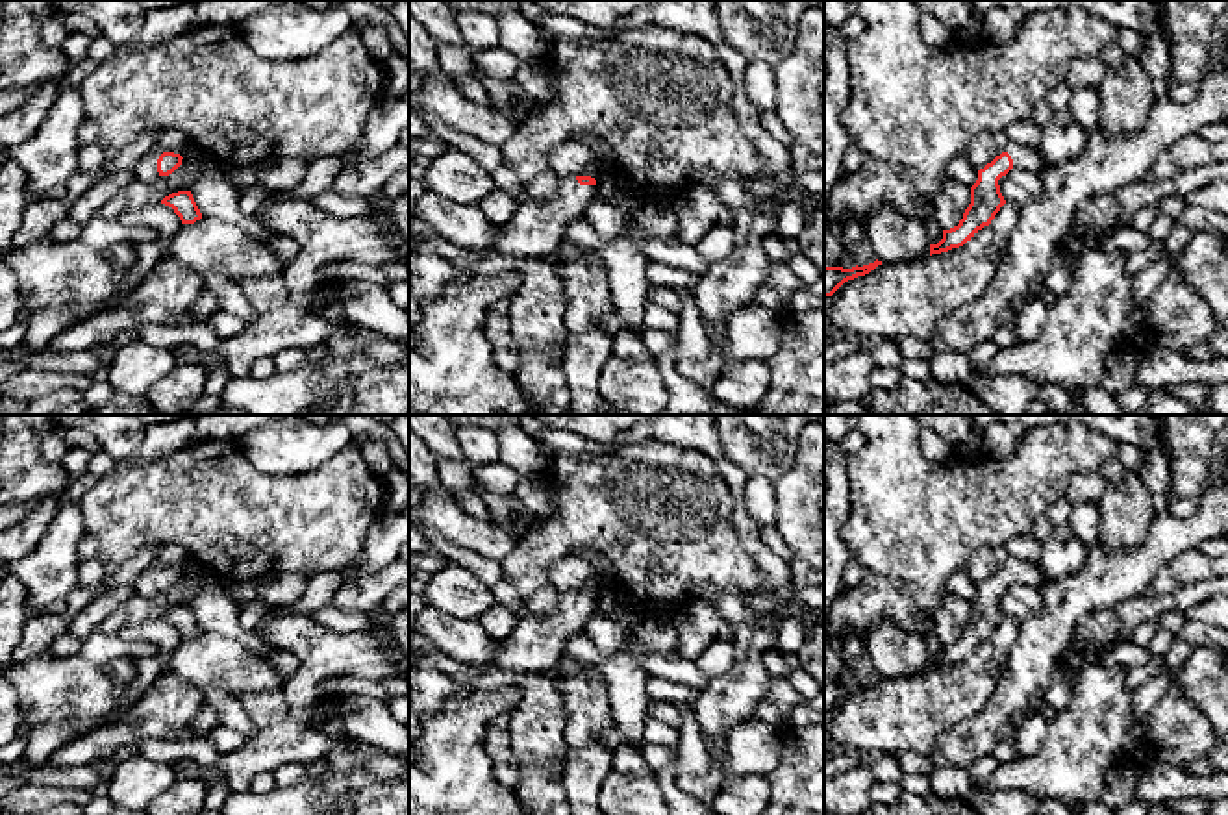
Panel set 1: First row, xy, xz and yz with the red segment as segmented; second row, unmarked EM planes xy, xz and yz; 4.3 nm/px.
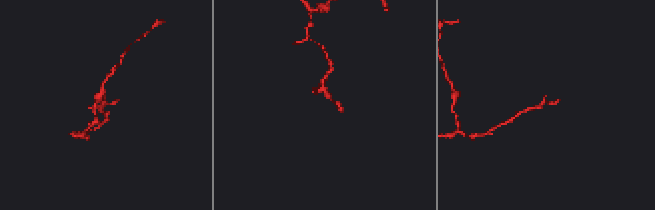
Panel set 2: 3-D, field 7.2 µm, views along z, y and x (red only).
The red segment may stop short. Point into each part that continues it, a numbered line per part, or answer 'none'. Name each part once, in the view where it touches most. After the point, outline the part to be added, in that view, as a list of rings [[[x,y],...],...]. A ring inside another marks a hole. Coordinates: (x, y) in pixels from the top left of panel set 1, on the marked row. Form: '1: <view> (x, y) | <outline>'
1: xy (147, 169) | [[[152,148],[148,154],[144,154],[143,159],[133,169],[135,180],[141,180],[144,183],[159,180],[161,176],[157,172],[157,159],[161,154],[163,150],[159,148]]]

